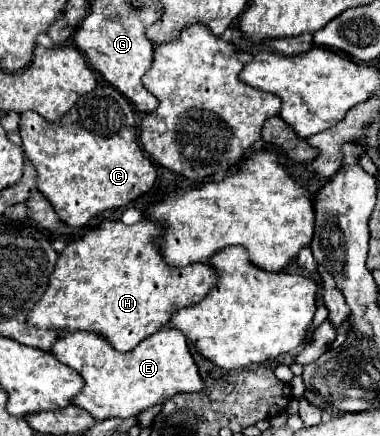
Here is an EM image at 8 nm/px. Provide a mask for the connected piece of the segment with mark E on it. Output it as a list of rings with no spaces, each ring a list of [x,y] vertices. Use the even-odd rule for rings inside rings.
[[[163,328],[129,352],[117,352],[105,336],[95,332],[65,332],[53,344],[53,354],[83,376],[85,388],[75,396],[73,404],[91,412],[95,420],[131,418],[177,394],[205,390],[185,336],[177,328]]]

